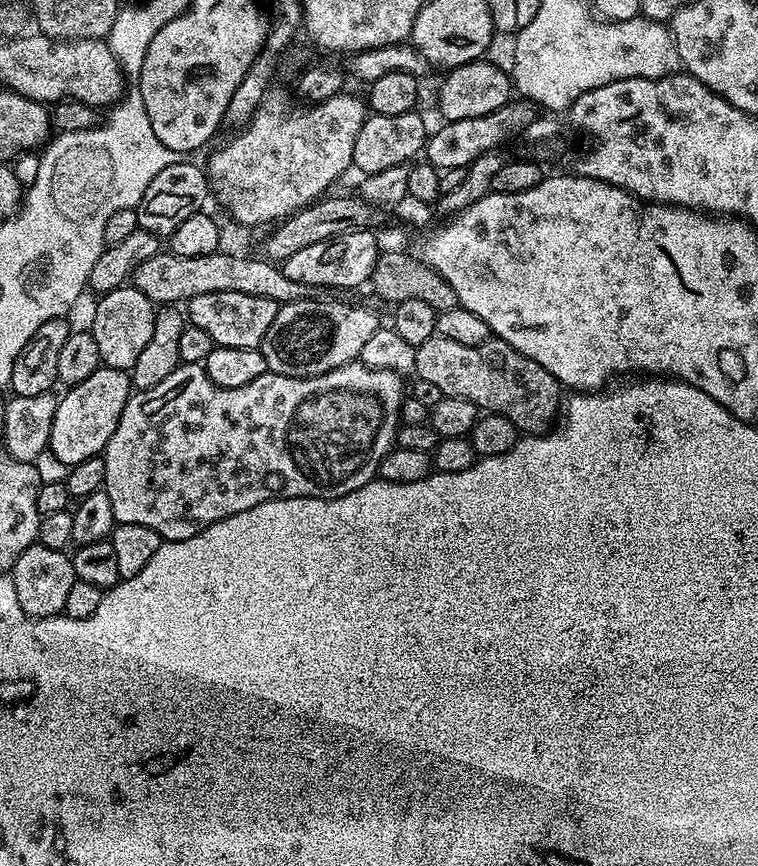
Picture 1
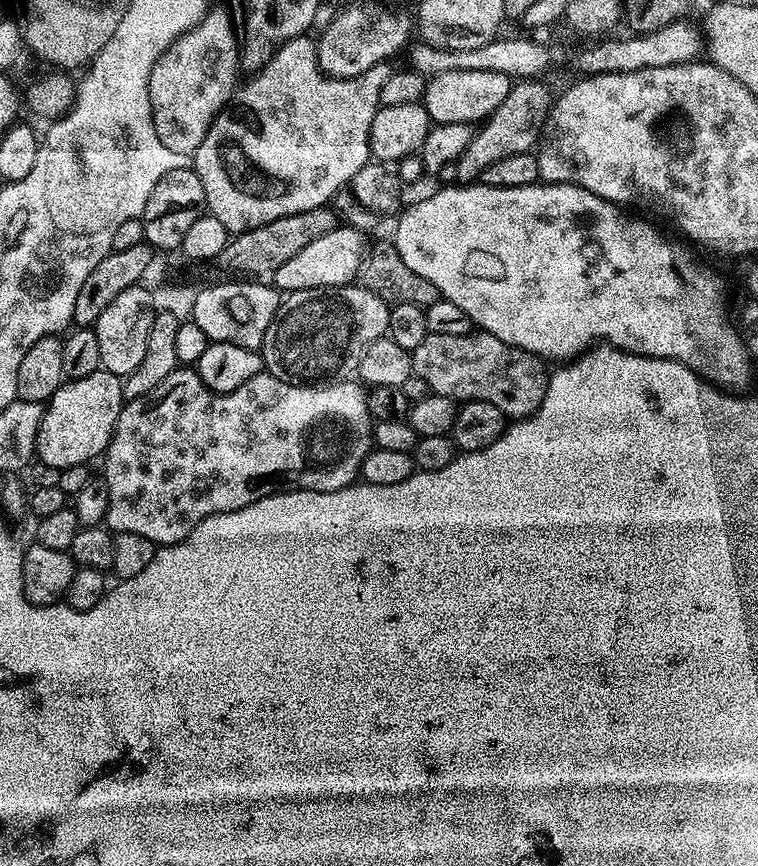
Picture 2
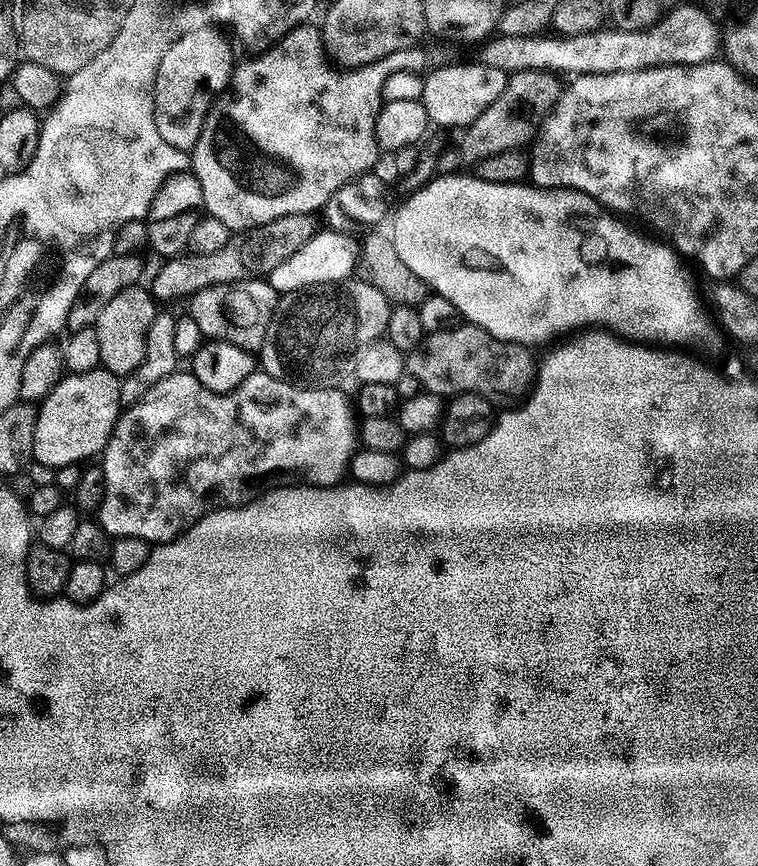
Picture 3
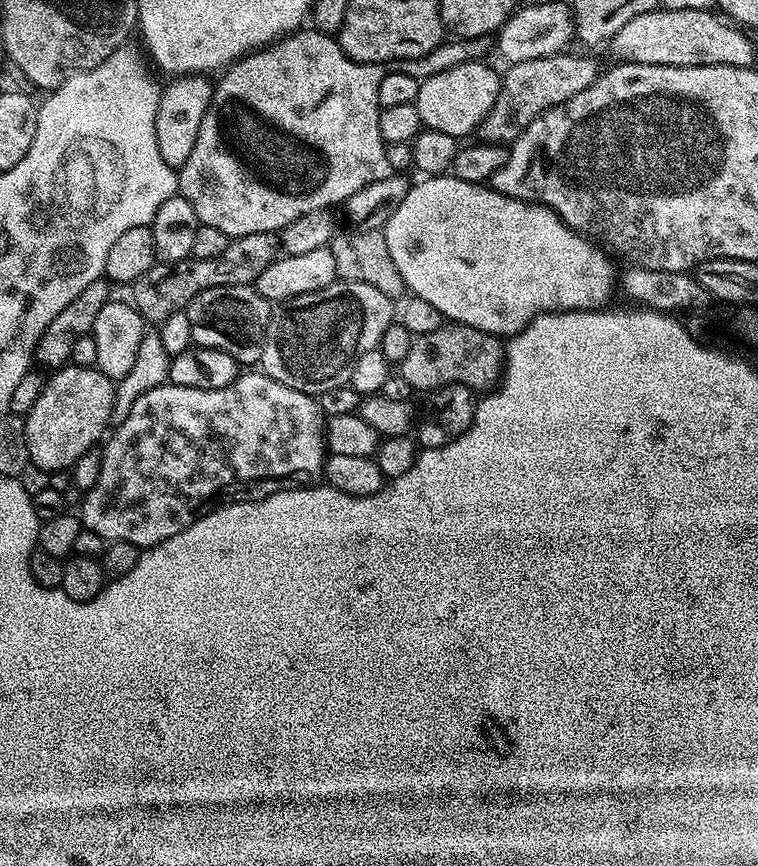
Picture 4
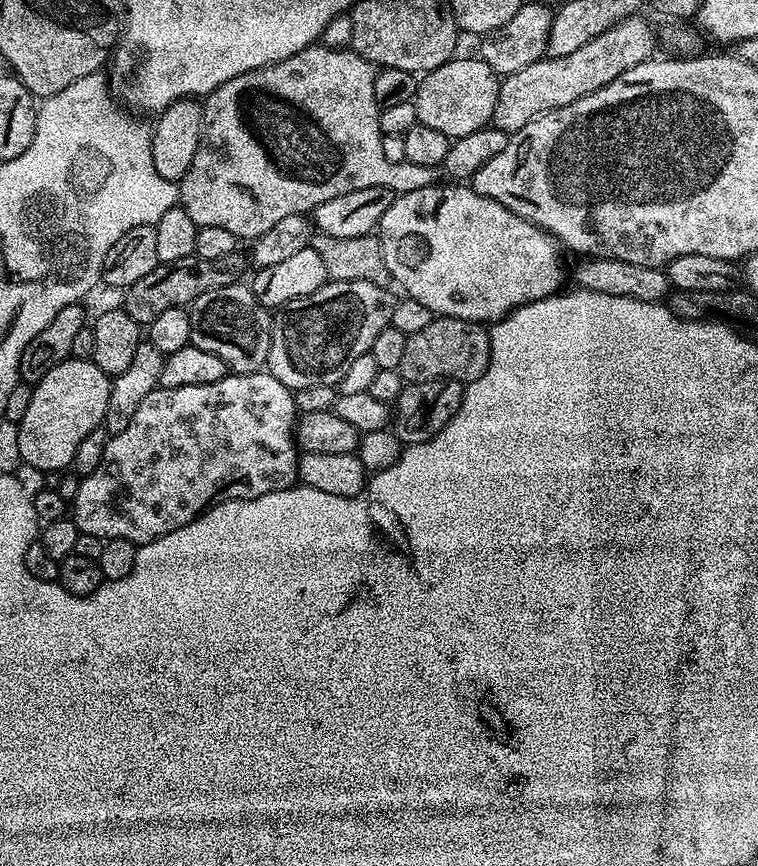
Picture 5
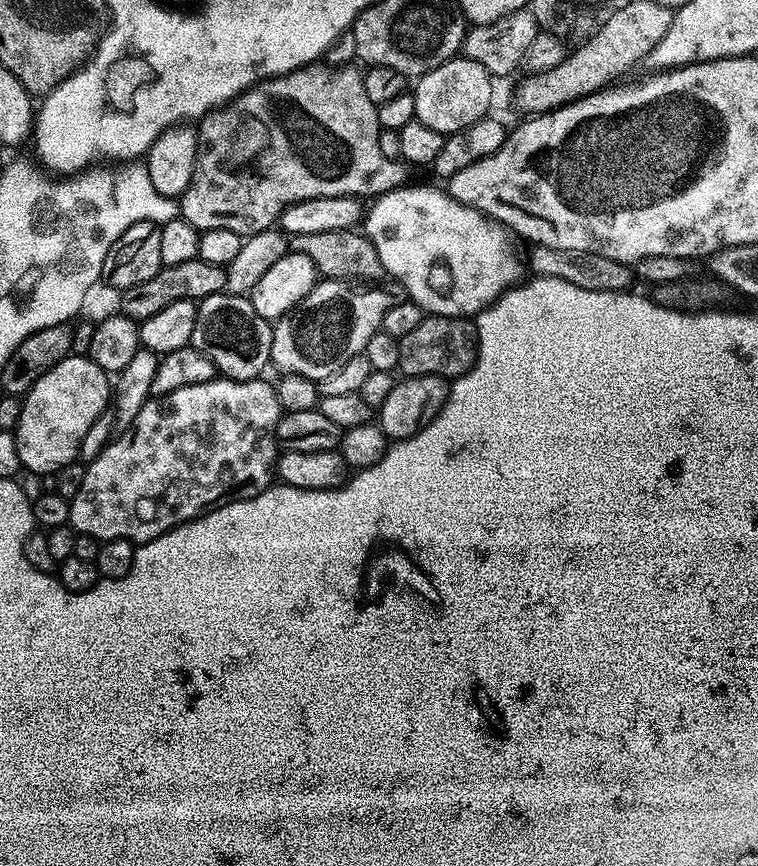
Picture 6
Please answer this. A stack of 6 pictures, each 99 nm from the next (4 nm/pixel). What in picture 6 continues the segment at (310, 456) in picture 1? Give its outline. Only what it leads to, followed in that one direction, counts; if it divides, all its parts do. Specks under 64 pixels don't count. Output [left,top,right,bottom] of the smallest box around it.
[68,378,282,546]

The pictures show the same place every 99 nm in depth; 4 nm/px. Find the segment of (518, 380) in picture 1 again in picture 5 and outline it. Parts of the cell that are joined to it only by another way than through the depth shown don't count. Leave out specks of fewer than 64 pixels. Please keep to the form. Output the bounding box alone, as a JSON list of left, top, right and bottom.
[399,315,490,384]

